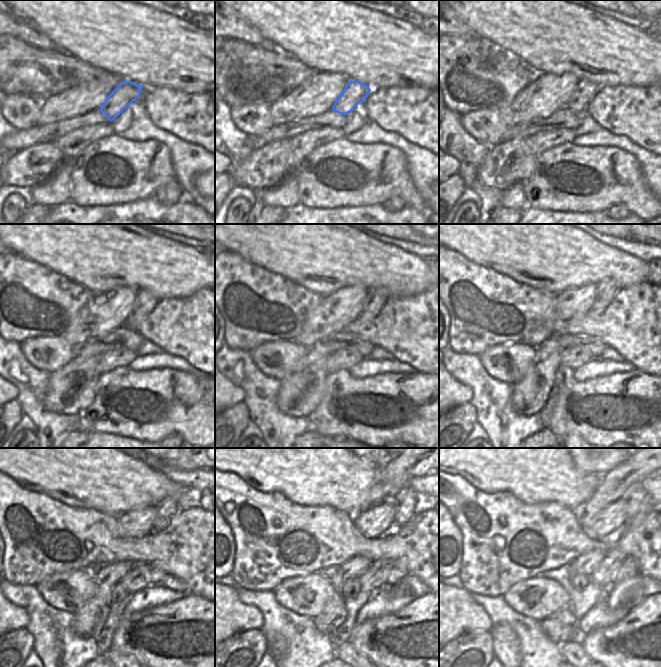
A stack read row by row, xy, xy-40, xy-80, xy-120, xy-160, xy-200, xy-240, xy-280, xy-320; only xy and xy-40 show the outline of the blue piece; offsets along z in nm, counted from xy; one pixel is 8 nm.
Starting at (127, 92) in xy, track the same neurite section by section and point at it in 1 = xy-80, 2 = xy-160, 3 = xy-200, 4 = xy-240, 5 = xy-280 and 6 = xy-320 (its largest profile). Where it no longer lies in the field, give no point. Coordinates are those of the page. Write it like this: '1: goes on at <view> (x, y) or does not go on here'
1: goes on at xy-80 (585, 90)
2: goes on at xy-160 (376, 297)
3: goes on at xy-200 (607, 288)
4: goes on at xy-240 (166, 509)
5: goes on at xy-280 (408, 501)
6: goes on at xy-320 (635, 497)

